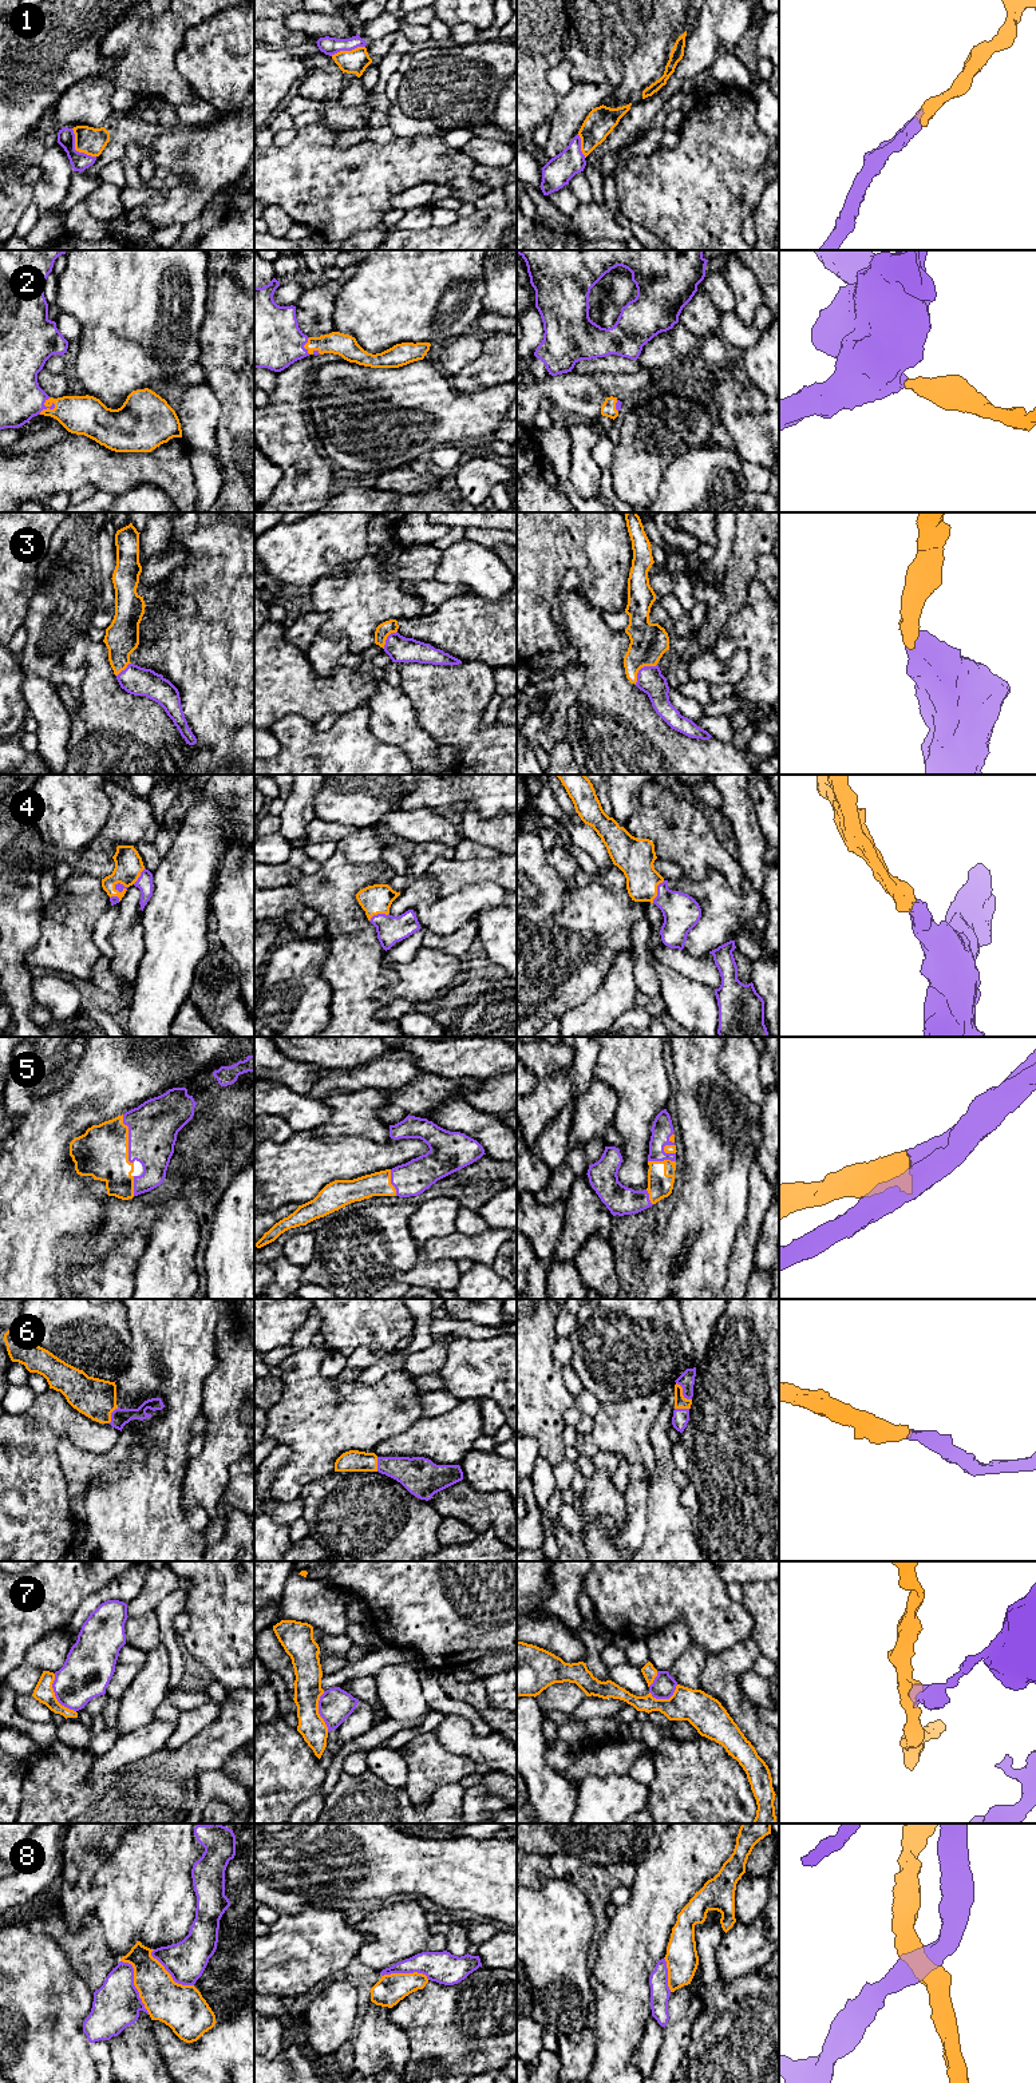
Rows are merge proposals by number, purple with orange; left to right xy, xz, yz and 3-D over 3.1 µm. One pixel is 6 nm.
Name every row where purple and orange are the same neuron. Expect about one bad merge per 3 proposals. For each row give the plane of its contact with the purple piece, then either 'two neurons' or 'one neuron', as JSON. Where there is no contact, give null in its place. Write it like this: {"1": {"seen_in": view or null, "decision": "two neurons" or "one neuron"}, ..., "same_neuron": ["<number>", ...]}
{"1": {"seen_in": "xy", "decision": "one neuron"}, "2": {"seen_in": "xy", "decision": "one neuron"}, "3": {"seen_in": "yz", "decision": "one neuron"}, "4": {"seen_in": "yz", "decision": "one neuron"}, "5": {"seen_in": "xy", "decision": "one neuron"}, "6": {"seen_in": "yz", "decision": "one neuron"}, "7": {"seen_in": "xy", "decision": "two neurons"}, "8": {"seen_in": "xy", "decision": "two neurons"}, "same_neuron": ["1", "2", "3", "4", "5", "6"]}

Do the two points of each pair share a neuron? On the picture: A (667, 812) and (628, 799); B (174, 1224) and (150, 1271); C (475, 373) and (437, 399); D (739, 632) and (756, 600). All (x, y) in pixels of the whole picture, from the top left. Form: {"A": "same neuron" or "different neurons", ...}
{"A": "different neurons", "B": "same neuron", "C": "different neurons", "D": "same neuron"}

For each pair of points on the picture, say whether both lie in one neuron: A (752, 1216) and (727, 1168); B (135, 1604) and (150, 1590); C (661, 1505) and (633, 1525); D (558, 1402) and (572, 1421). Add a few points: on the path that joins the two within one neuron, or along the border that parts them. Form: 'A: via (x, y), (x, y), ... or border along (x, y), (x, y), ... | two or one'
A: border along (750, 1176), (748, 1208), (746, 1219), (735, 1236) | two
B: via (139, 1602), (147, 1594) | one
C: border along (645, 1485), (647, 1531), (644, 1541), (639, 1547) | two
D: border along (573, 1405), (564, 1414), (565, 1428) | two

